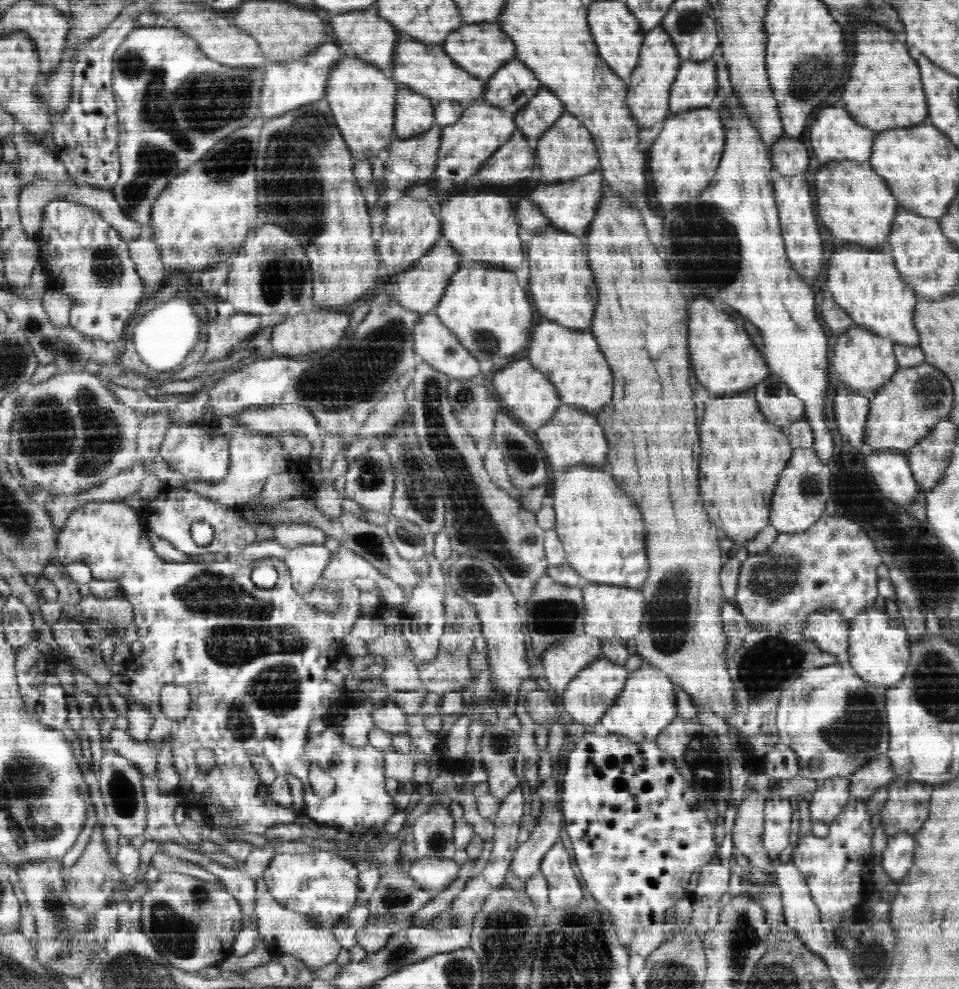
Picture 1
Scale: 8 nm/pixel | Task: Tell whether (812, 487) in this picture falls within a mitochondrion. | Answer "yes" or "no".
yes

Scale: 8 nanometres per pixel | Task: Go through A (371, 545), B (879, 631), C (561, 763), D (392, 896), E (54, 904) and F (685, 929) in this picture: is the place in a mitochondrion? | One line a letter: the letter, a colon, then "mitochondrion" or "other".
A: mitochondrion
B: other
C: other
D: mitochondrion
E: mitochondrion
F: other

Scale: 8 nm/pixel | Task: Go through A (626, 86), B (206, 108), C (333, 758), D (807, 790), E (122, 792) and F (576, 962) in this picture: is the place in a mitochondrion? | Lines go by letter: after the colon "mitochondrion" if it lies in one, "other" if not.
A: other
B: mitochondrion
C: mitochondrion
D: other
E: mitochondrion
F: mitochondrion

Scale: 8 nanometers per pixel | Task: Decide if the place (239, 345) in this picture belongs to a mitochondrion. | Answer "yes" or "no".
no

